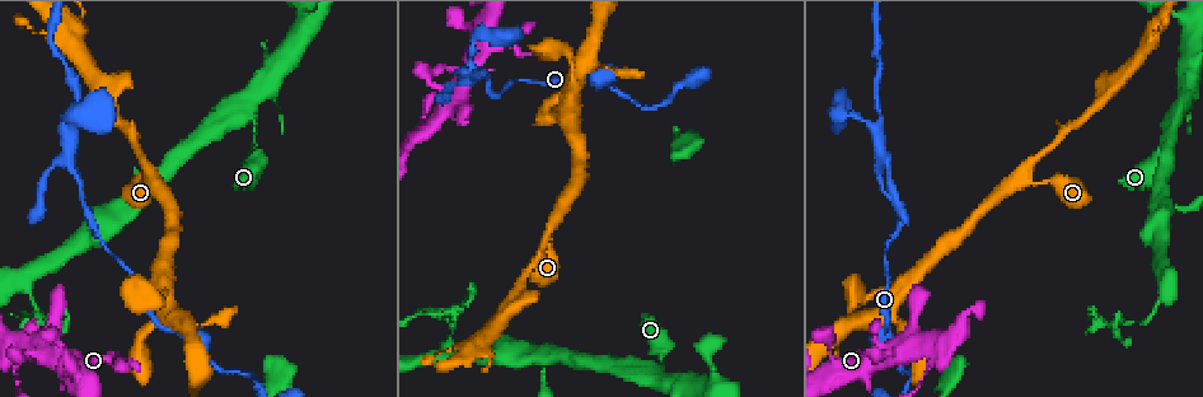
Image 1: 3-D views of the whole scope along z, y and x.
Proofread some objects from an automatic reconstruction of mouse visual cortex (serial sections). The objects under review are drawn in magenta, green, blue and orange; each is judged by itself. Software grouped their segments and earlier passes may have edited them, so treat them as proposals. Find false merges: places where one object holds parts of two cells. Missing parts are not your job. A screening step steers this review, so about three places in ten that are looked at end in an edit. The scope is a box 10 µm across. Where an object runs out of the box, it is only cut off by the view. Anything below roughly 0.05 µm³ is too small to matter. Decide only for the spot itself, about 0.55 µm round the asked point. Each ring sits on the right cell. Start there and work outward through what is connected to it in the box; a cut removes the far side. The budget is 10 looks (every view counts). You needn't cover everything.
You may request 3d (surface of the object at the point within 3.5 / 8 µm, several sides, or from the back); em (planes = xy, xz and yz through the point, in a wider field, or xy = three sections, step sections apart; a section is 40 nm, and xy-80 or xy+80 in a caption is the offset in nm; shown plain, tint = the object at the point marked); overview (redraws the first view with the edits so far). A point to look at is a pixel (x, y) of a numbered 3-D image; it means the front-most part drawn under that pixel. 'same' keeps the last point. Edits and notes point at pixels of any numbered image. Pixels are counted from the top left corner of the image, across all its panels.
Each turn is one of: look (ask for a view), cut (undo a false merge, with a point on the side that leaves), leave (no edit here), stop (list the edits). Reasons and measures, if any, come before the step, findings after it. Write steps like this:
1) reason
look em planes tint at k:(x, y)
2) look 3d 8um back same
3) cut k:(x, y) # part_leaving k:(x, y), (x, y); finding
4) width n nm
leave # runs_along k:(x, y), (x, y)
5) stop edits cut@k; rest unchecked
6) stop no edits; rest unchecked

look 3d 3.5um at 1:(477, 77)

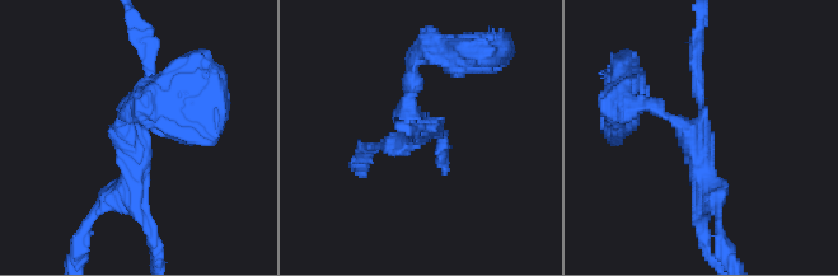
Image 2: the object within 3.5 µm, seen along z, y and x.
arms 3; arm_widths 150, 200, 250 nm; need the tissue
look em xy step 2 tint at 2:(134, 141)

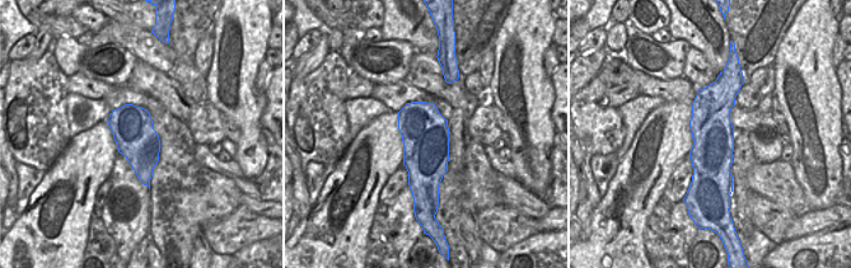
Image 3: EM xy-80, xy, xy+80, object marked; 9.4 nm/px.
leave # runs_along 2:(703, 224), (700, 143), (658, 107), (631, 107); continuous, no second cell

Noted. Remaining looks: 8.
thin arm on a thick one
look 3d 3.5um at 1:(540, 358)

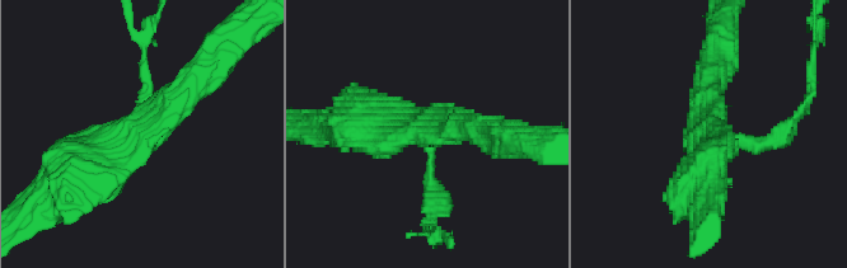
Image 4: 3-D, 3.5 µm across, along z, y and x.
now the EM
look em xy step 2 tint at 4:(424, 130)

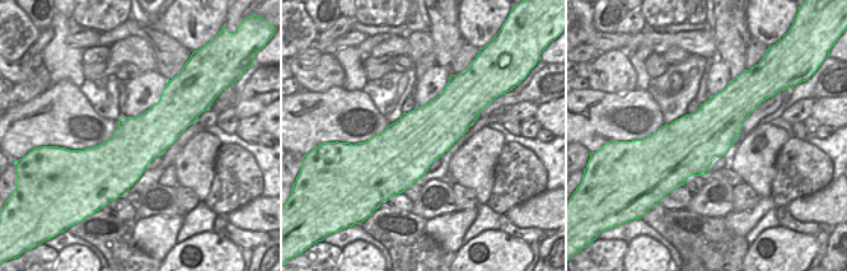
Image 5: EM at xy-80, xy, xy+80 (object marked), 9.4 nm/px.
leave # one cell here

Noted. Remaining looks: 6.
sudden change in width
look 3d 3.5um at 1:(1153, 310)

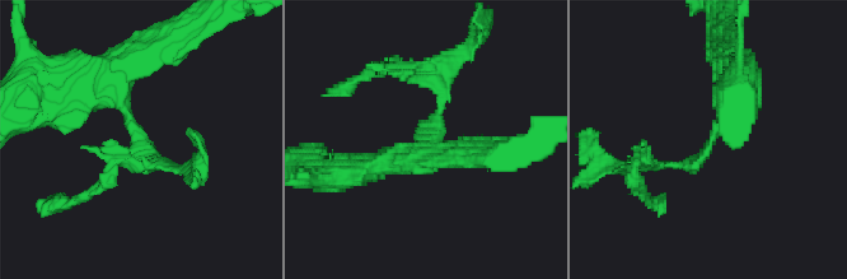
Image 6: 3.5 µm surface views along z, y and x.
shape alone is not enough
look em xy step 5 tint at 6:(145, 141)

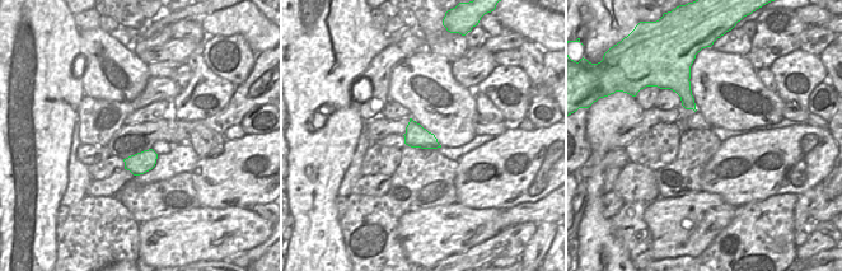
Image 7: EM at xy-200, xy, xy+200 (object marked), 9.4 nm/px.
arm_widths 100, 300 nm
cut 6:(443, 97) # part_leaving 6:(431, 131), (443, 69), (477, 40); a second cell is stuck on

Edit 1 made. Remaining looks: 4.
sharp bend
look 3d 3.5um at 1:(930, 361)

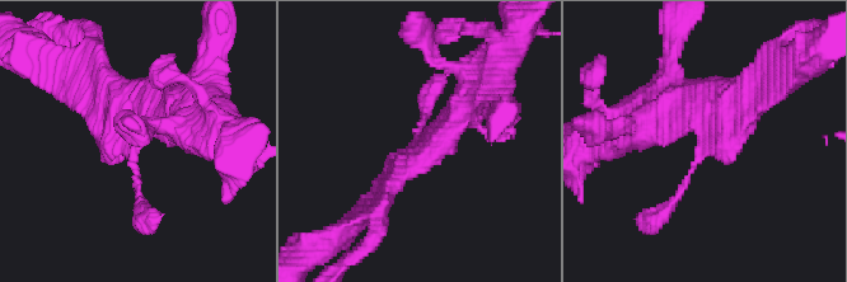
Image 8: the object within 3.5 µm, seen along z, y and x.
arms 3; arm_widths 100, 250, 350 nm; need the tissue
look em planes tint at 8:(704, 137)

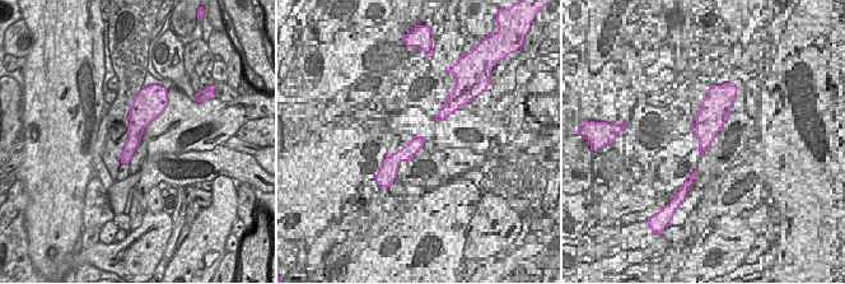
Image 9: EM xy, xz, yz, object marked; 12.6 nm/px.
another direction
look em xy step 2 tint same

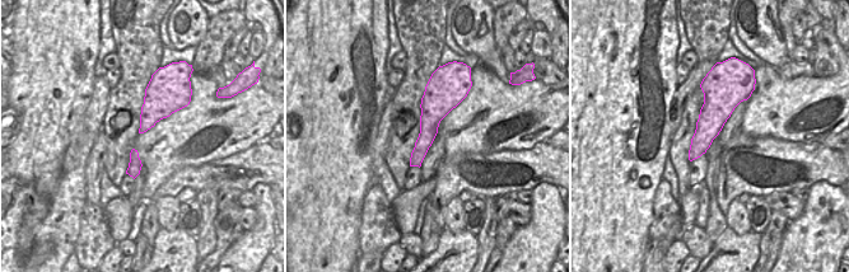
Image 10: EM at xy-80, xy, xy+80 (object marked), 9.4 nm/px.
leave # runs_along 8:(673, 108), (706, 100), (706, 139), (664, 214); all the same cell

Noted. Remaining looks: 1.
stop edits cut@6; rest unchecked

